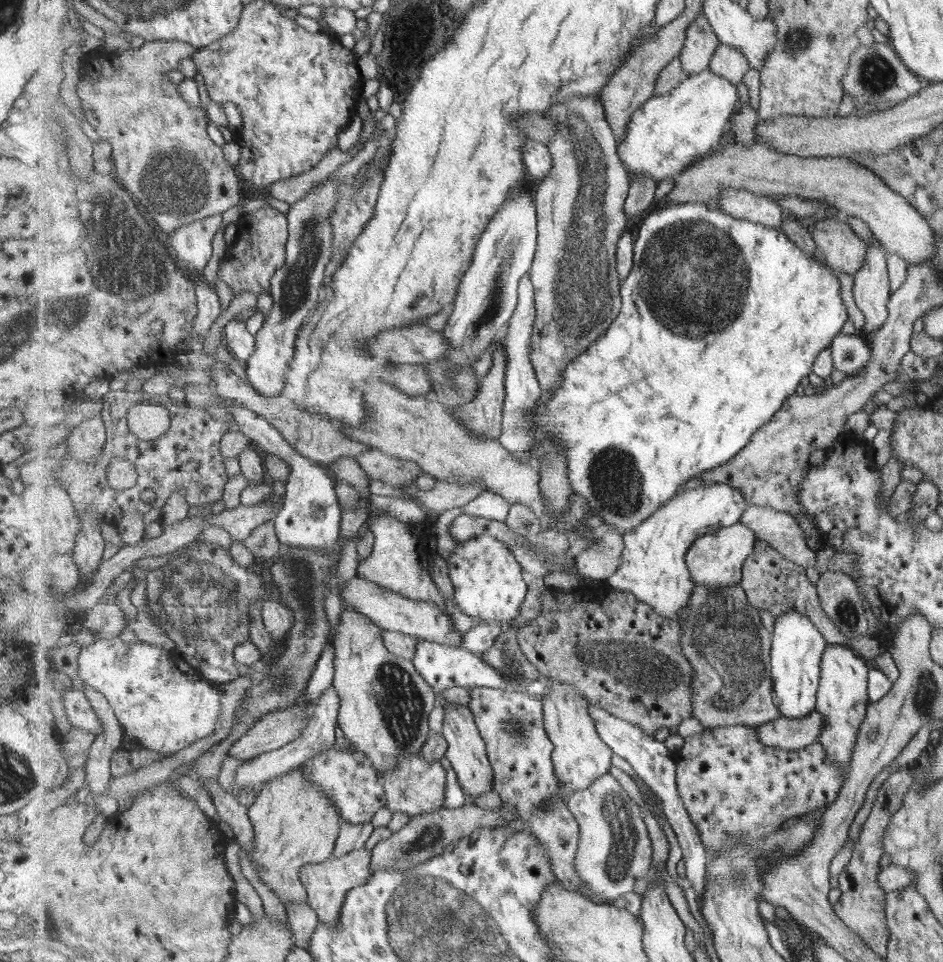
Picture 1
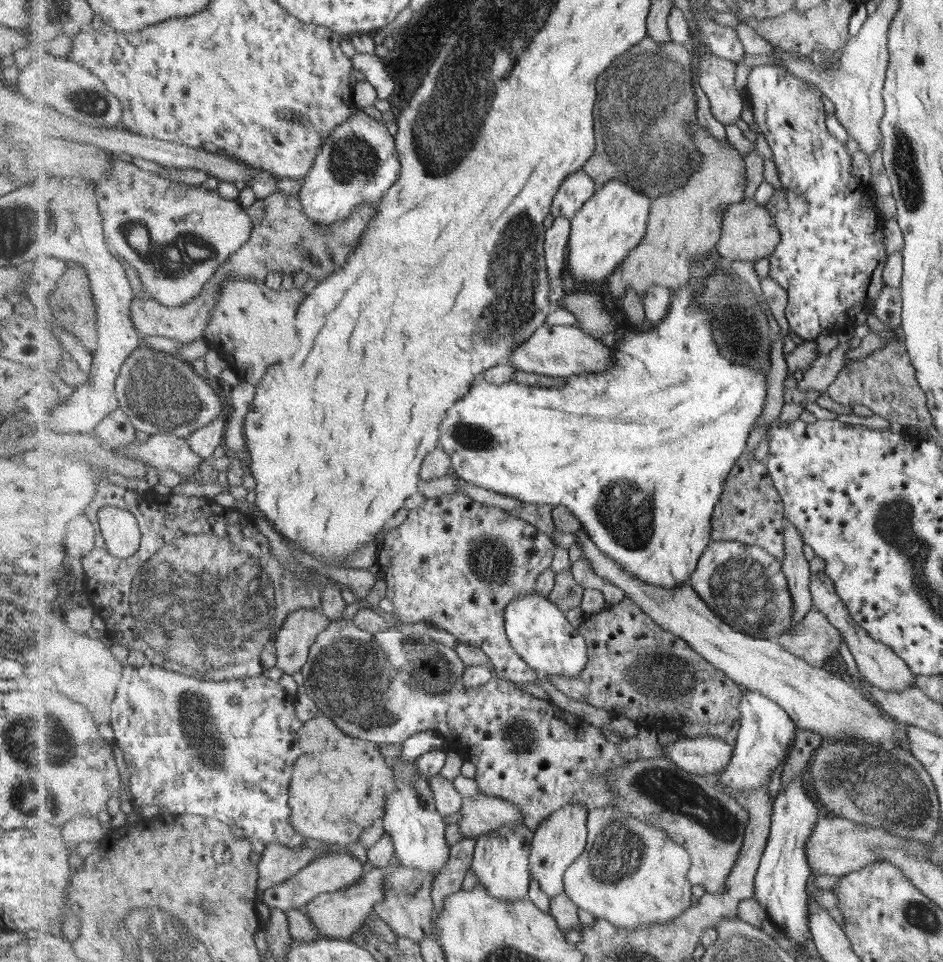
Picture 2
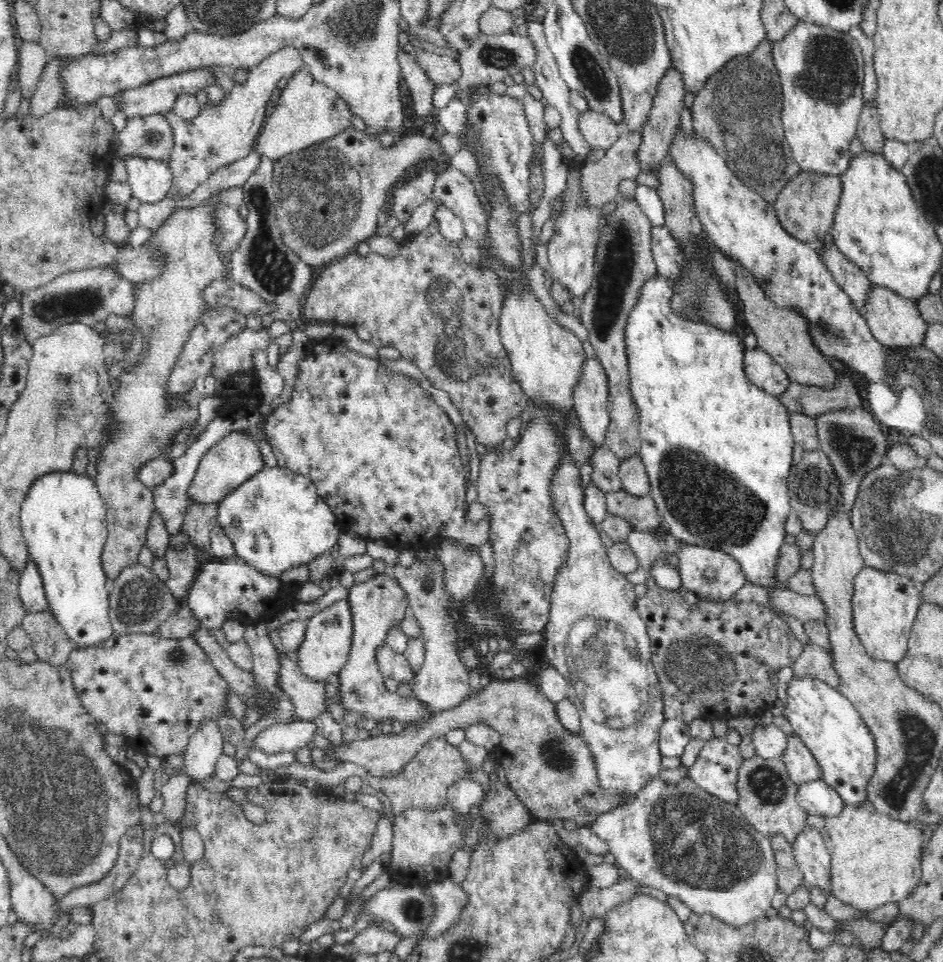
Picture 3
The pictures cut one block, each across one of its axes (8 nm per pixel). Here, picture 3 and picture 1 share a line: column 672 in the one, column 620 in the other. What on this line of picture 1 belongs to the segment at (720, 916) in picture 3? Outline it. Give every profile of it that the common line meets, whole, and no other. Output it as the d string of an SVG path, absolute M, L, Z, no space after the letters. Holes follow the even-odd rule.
M607 773L586 789L568 796L568 807L580 823L580 845L574 858L586 888L605 901L633 892L639 878L652 876L654 848L648 824L639 804Z

